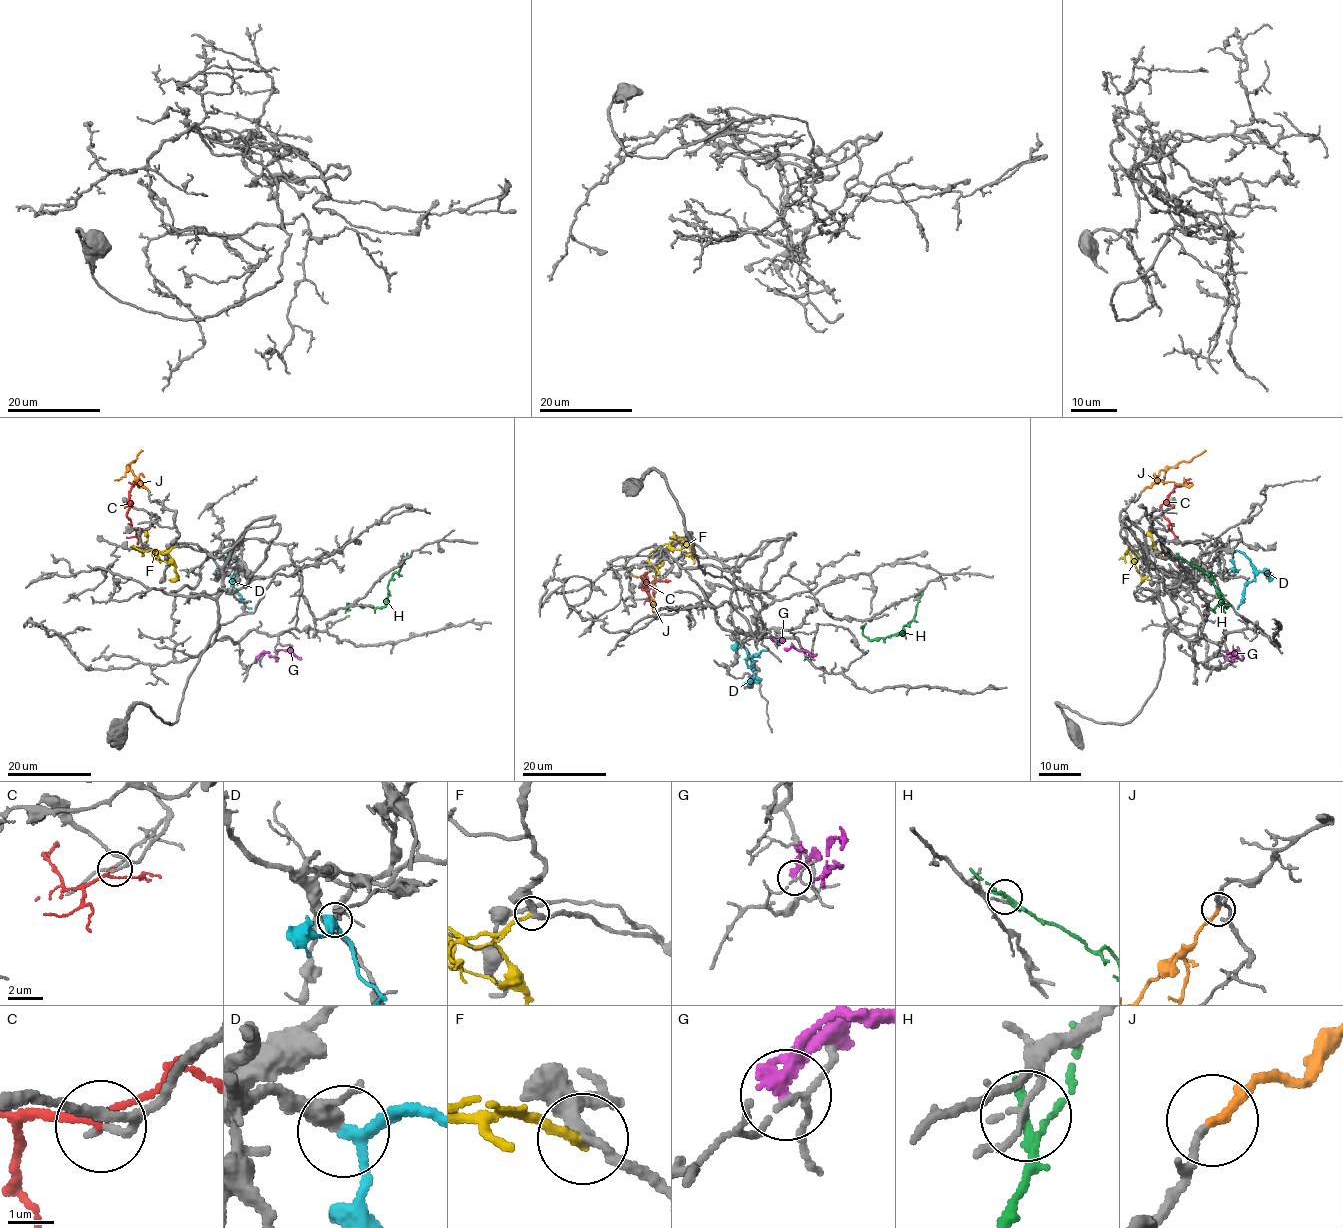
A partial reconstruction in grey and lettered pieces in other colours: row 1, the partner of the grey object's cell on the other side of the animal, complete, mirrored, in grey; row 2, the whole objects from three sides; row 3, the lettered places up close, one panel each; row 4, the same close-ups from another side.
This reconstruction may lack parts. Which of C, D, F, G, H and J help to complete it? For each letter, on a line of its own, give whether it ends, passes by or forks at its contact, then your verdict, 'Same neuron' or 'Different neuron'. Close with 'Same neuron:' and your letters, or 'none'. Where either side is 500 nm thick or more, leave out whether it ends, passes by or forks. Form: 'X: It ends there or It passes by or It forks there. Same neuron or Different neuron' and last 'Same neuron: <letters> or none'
C: It passes by. Different neuron
D: It passes by. Same neuron
F: It ends there. Different neuron
G: It ends there. Different neuron
H: It passes by. Different neuron
J: It ends there. Same neuron
Same neuron: D, J

